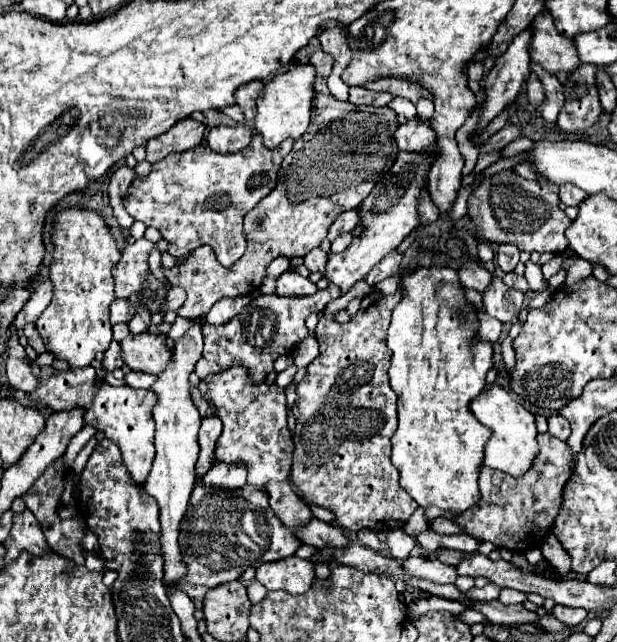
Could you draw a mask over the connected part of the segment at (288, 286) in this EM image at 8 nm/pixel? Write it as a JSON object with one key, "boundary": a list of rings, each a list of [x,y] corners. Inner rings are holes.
{"boundary":[[[285,272],[277,280],[275,294],[279,296],[311,296],[317,292],[317,286],[309,280],[299,276],[297,272]]]}

